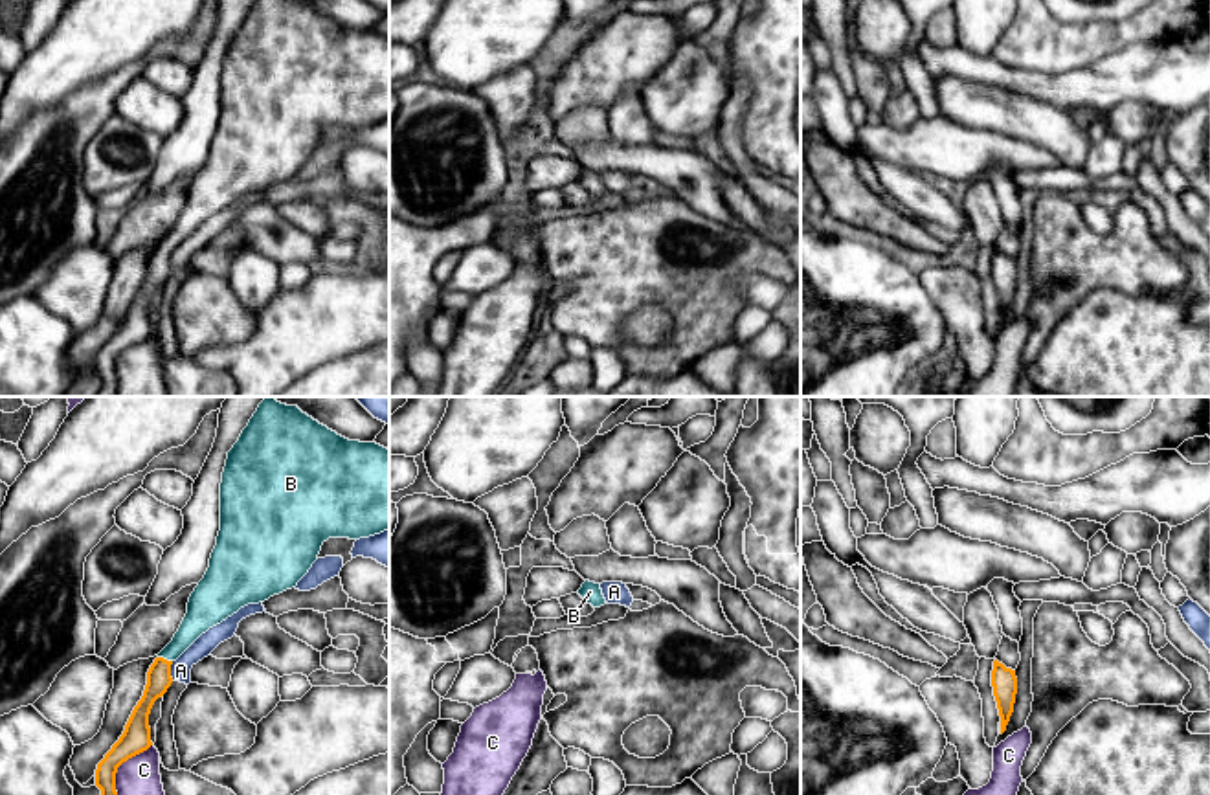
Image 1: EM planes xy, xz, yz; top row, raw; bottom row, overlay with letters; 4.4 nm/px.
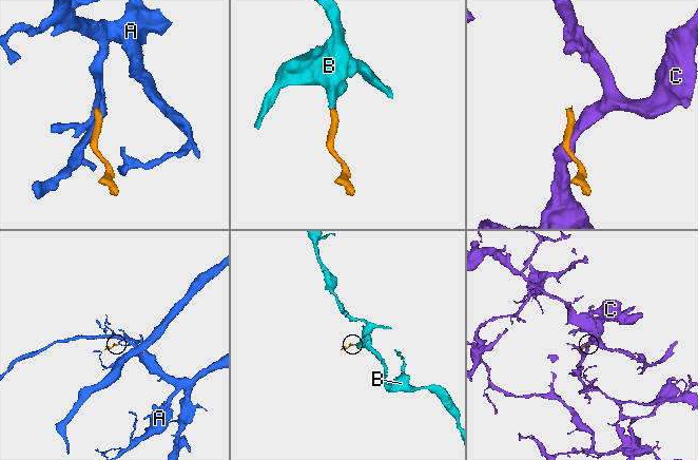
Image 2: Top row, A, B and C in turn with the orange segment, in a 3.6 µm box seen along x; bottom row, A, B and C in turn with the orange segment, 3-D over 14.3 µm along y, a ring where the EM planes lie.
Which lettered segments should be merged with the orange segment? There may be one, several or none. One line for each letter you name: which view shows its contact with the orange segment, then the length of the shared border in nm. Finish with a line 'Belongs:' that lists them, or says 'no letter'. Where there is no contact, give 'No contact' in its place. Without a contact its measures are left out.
B: Touches orange in xy. Shared border 70 nm
Belongs: B

